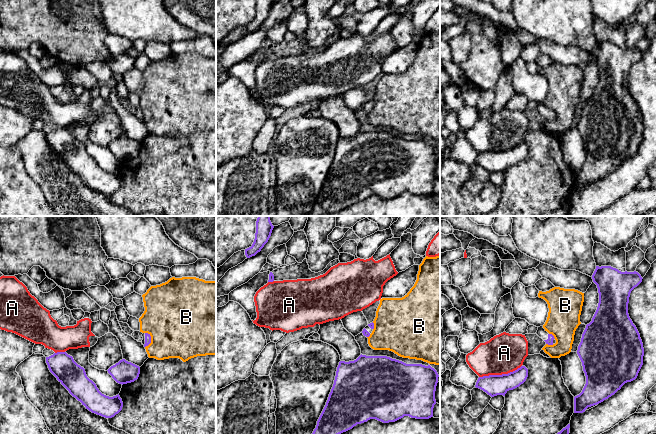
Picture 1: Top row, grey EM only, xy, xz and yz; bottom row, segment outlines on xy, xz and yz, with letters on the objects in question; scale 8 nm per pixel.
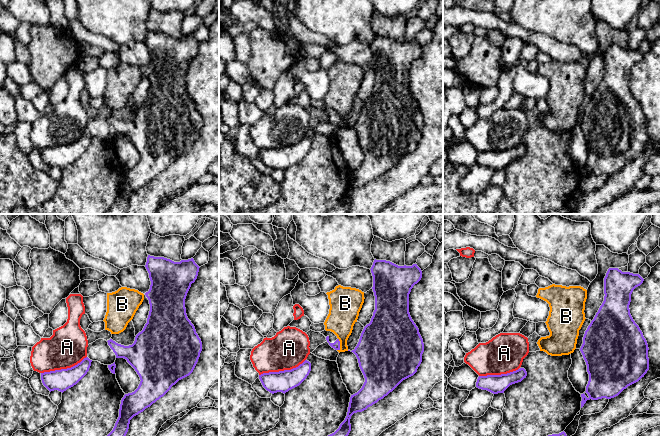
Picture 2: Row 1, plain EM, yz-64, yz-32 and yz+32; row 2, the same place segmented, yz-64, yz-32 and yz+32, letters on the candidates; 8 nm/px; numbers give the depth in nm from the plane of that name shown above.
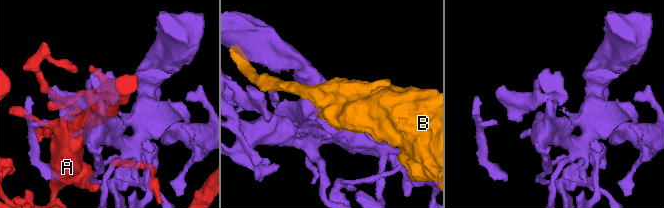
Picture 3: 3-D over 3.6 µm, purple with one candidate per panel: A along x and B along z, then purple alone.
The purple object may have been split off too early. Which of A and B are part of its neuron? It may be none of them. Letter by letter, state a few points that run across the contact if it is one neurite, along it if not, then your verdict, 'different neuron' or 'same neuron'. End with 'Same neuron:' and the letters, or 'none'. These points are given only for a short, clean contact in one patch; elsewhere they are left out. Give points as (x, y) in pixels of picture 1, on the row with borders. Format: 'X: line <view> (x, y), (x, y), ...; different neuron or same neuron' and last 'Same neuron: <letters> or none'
A: different neuron
B: different neuron
Same neuron: none

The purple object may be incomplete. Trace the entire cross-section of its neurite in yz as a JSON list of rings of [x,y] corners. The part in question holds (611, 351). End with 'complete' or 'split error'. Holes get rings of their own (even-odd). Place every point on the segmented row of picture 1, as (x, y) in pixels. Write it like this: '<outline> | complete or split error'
[[[596,266],[592,279],[598,288],[599,303],[592,321],[586,325],[577,350],[586,384],[582,392],[574,397],[574,413],[583,413],[588,407],[614,395],[625,383],[637,378],[643,365],[643,343],[628,314],[630,293],[643,278],[636,271],[621,272],[611,266]]] | complete

